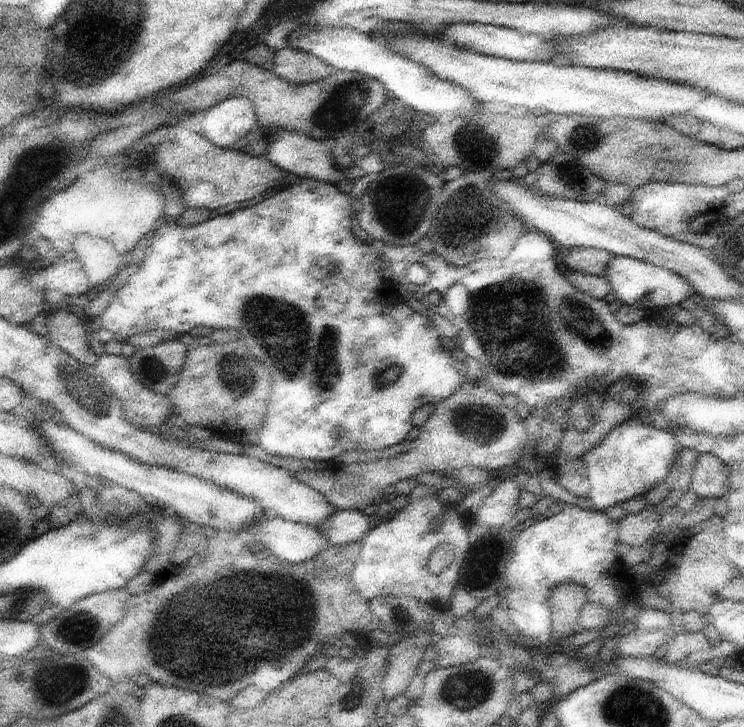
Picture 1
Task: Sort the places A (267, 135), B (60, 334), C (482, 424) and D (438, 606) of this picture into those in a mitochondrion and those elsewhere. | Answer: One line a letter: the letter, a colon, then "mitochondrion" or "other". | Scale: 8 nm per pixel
A: other
B: other
C: mitochondrion
D: other

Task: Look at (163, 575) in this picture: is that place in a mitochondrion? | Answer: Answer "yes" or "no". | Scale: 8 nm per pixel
no

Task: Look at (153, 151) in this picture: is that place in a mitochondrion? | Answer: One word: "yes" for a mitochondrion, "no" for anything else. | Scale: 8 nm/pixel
yes

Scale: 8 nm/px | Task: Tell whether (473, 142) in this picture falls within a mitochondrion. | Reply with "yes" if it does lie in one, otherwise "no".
yes

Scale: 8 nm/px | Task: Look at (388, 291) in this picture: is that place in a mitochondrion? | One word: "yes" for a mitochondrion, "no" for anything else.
no

